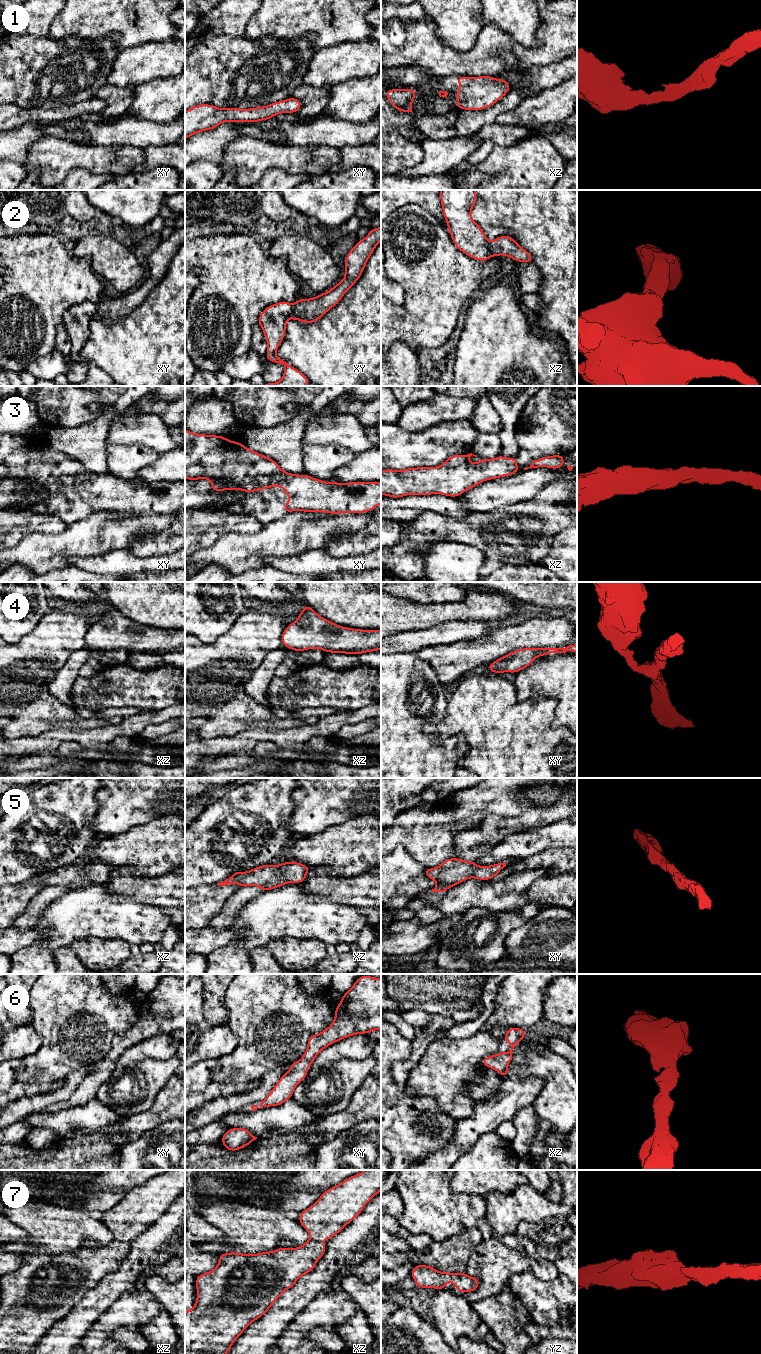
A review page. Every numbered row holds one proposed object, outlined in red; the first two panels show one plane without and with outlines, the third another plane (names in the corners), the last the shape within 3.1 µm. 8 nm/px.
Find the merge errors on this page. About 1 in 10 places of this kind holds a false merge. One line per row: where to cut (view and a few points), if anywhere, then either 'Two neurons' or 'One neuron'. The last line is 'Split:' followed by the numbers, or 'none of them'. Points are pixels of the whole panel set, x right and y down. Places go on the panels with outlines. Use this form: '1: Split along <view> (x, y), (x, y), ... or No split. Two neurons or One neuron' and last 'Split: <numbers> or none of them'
1: No split. One neuron
2: No split. One neuron
3: No split. One neuron
4: No split. One neuron
5: No split. One neuron
6: No split. One neuron
7: No split. One neuron
Split: none of them

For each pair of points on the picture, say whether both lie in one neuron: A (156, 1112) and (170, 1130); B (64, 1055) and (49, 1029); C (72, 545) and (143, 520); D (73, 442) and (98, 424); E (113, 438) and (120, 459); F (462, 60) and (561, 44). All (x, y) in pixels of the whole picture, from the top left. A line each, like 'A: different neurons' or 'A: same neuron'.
A: different neurons
B: same neuron
C: same neuron
D: same neuron
E: different neurons
F: same neuron

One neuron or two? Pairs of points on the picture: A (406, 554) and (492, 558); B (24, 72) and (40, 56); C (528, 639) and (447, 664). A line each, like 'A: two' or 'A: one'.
A: one
B: one
C: one

